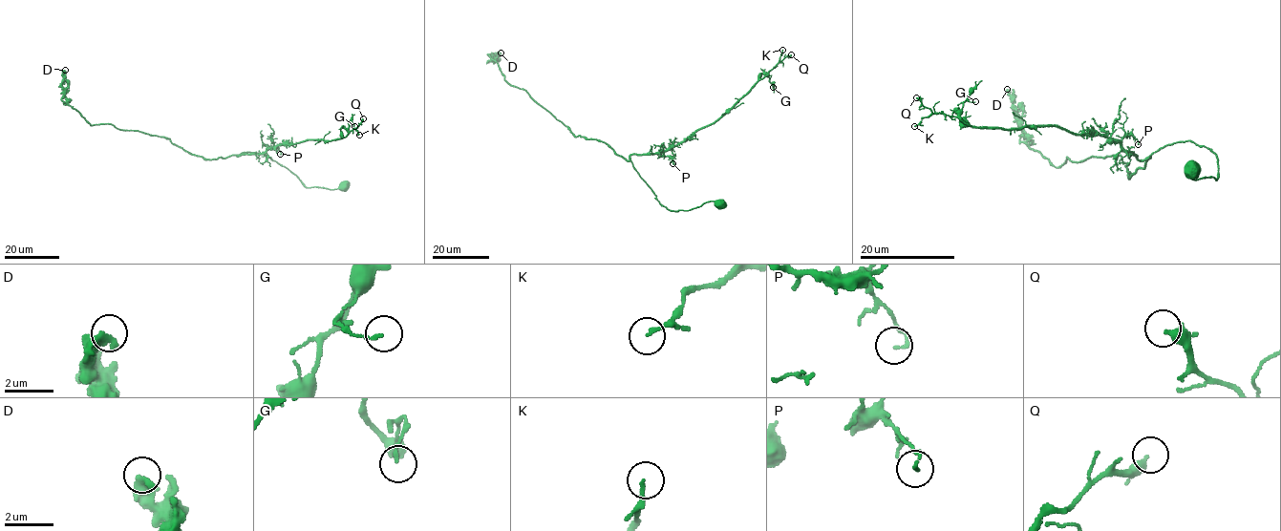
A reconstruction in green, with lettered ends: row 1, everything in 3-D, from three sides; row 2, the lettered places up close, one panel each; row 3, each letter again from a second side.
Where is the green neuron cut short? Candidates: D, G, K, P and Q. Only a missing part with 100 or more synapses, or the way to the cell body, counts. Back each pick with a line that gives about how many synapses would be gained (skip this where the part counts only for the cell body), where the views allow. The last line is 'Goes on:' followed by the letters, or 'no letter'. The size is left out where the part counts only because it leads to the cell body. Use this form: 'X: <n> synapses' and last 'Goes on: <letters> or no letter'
Goes on: no letter

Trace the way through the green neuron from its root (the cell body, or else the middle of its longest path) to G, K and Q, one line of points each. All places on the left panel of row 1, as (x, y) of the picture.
G: (344, 185), (308, 187), (266, 155), (237, 156), (345, 138), (349, 121), (354, 126)
K: (344, 185), (308, 187), (266, 155), (237, 156), (339, 138), (354, 128), (359, 135)
Q: (344, 185), (308, 187), (266, 155), (237, 156), (344, 138), (363, 118)

